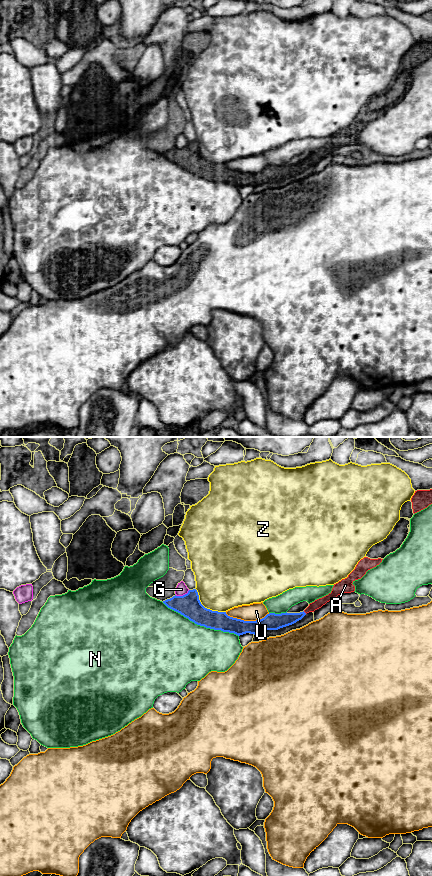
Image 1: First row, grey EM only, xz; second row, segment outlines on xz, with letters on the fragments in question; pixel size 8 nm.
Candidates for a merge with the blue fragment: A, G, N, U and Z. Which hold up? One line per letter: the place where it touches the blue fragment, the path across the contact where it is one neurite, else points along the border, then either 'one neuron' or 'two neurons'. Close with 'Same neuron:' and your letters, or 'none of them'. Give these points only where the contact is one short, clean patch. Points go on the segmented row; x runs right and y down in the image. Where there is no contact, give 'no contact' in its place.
A: xz (304, 612) | across xz (275, 621), (293, 618), (304, 612), (318, 603) | one neuron
G: xz (183, 595) | two neurons
N: xz (200, 625) | two neurons
U: xz (247, 621) | two neurons
Z: xz (206, 608) | two neurons
Same neuron: A

